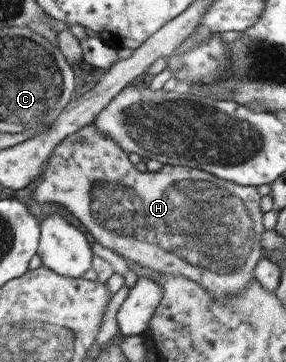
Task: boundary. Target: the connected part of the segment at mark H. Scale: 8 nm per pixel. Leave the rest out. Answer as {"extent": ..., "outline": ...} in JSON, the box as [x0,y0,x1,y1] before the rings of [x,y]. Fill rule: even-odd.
{"extent":[32,124,264,301],"outline":[[[90,124],[85,126],[82,130],[75,131],[66,138],[62,139],[62,142],[58,144],[57,148],[50,155],[50,160],[46,164],[46,171],[43,171],[42,180],[37,182],[35,189],[32,190],[32,199],[38,201],[38,203],[58,203],[62,205],[64,209],[67,209],[84,227],[89,231],[92,237],[104,245],[106,248],[115,251],[125,259],[136,261],[143,265],[143,267],[150,267],[158,269],[158,271],[166,271],[166,273],[182,273],[186,275],[188,279],[198,279],[198,283],[202,283],[202,287],[205,287],[209,293],[213,293],[213,299],[221,299],[225,301],[228,296],[234,296],[238,292],[242,292],[246,288],[249,279],[252,276],[253,267],[255,263],[260,259],[260,241],[261,235],[264,231],[262,226],[262,212],[258,206],[259,195],[256,191],[256,186],[243,186],[242,184],[235,184],[220,179],[218,176],[212,175],[210,172],[200,171],[195,167],[186,167],[181,165],[163,164],[158,171],[140,173],[134,169],[134,165],[126,159],[127,153],[121,150],[113,139],[102,133],[96,126]]]}

